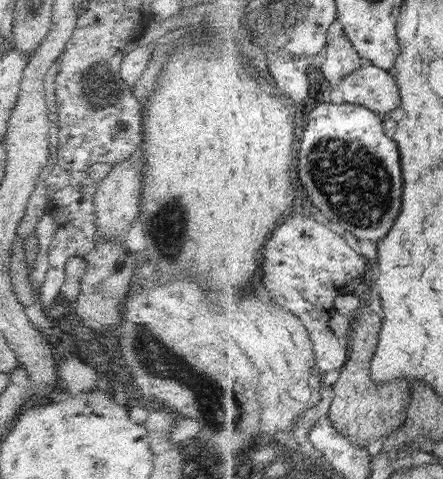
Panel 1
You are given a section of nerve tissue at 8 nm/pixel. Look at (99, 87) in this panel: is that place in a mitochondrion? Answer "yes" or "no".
yes

